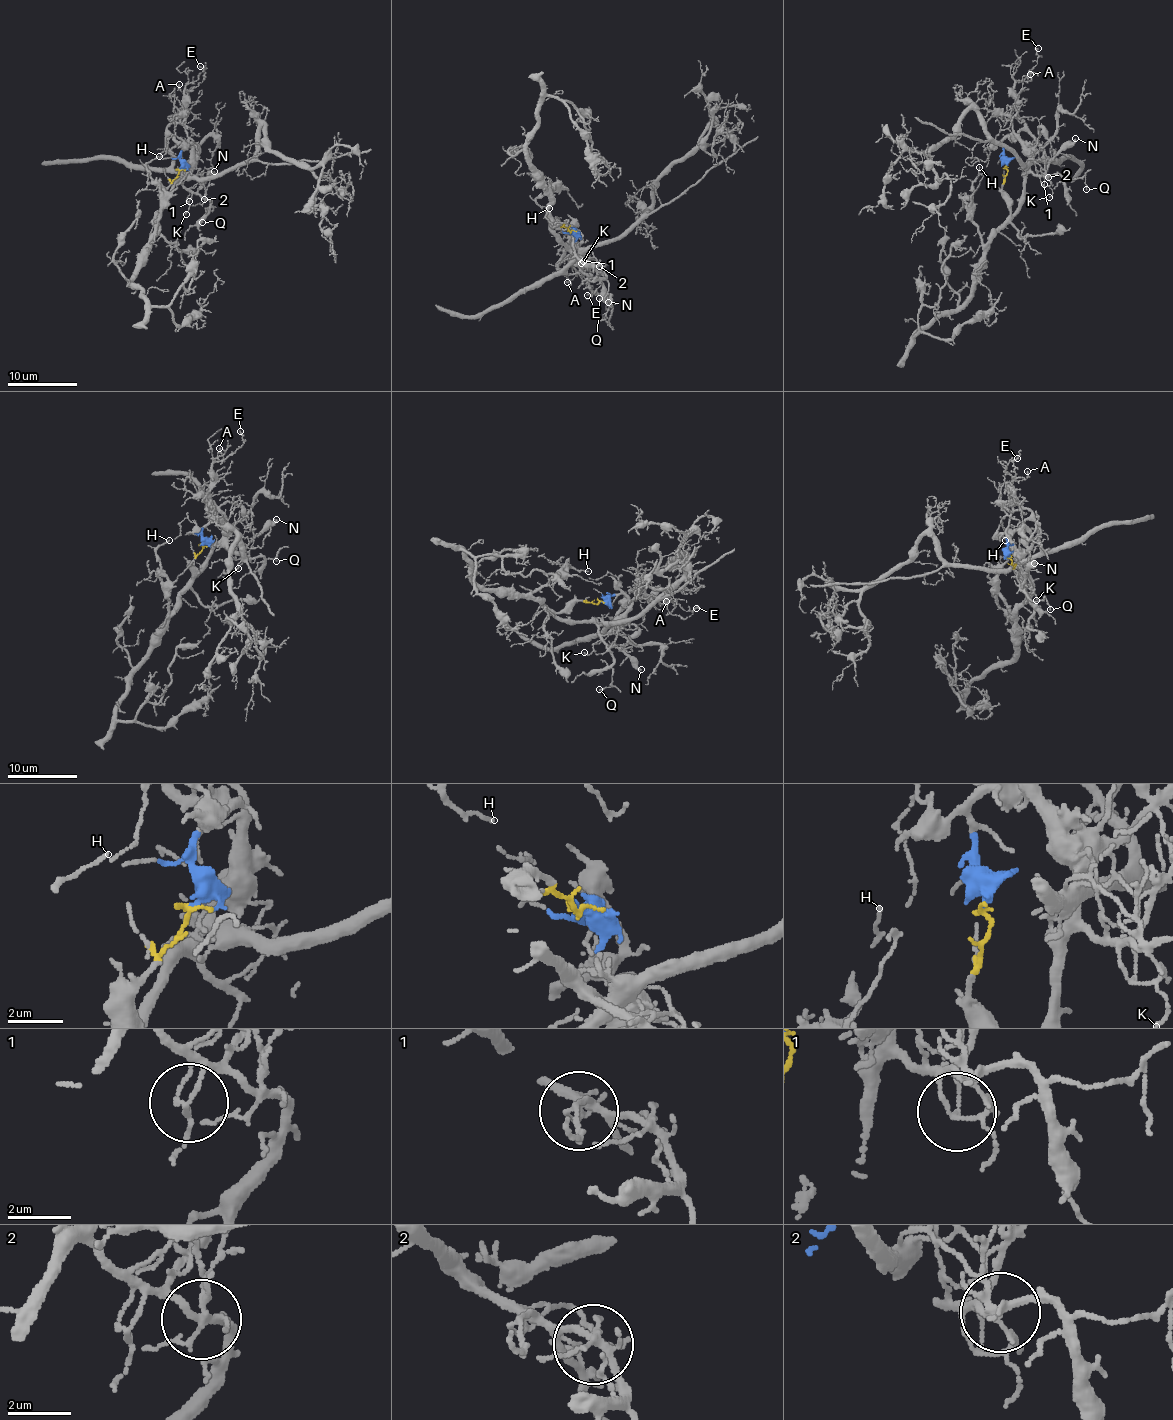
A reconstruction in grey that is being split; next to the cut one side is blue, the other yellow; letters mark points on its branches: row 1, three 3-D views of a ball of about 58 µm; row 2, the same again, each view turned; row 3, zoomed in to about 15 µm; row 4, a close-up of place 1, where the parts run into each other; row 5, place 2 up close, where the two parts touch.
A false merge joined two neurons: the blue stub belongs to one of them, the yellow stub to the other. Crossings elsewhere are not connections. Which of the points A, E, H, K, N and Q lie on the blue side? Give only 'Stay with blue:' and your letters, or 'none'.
Stay with blue: A, E

